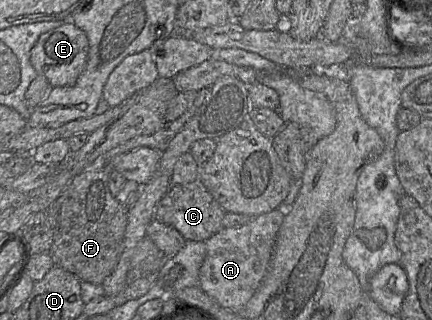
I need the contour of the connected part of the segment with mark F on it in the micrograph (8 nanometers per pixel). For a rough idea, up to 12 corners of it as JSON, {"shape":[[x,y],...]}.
{"shape":[[210,87],[154,134],[111,149],[44,211],[53,265],[102,285],[118,264],[128,207],[112,159],[164,152]]}

